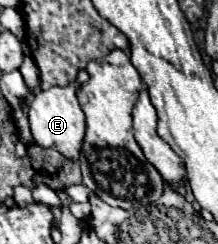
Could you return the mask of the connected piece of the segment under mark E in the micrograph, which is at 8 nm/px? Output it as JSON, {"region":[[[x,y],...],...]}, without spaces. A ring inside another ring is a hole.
{"region":[[[82,68],[82,70],[78,70],[78,76],[74,82],[70,82],[66,86],[54,86],[48,92],[40,92],[38,96],[34,96],[30,110],[28,110],[34,142],[40,144],[42,148],[56,148],[58,152],[62,152],[66,158],[70,158],[74,162],[78,160],[78,154],[80,154],[80,148],[84,142],[84,132],[86,132],[84,112],[82,112],[82,108],[78,104],[78,96],[76,96],[84,82],[88,82],[88,72]]]}

